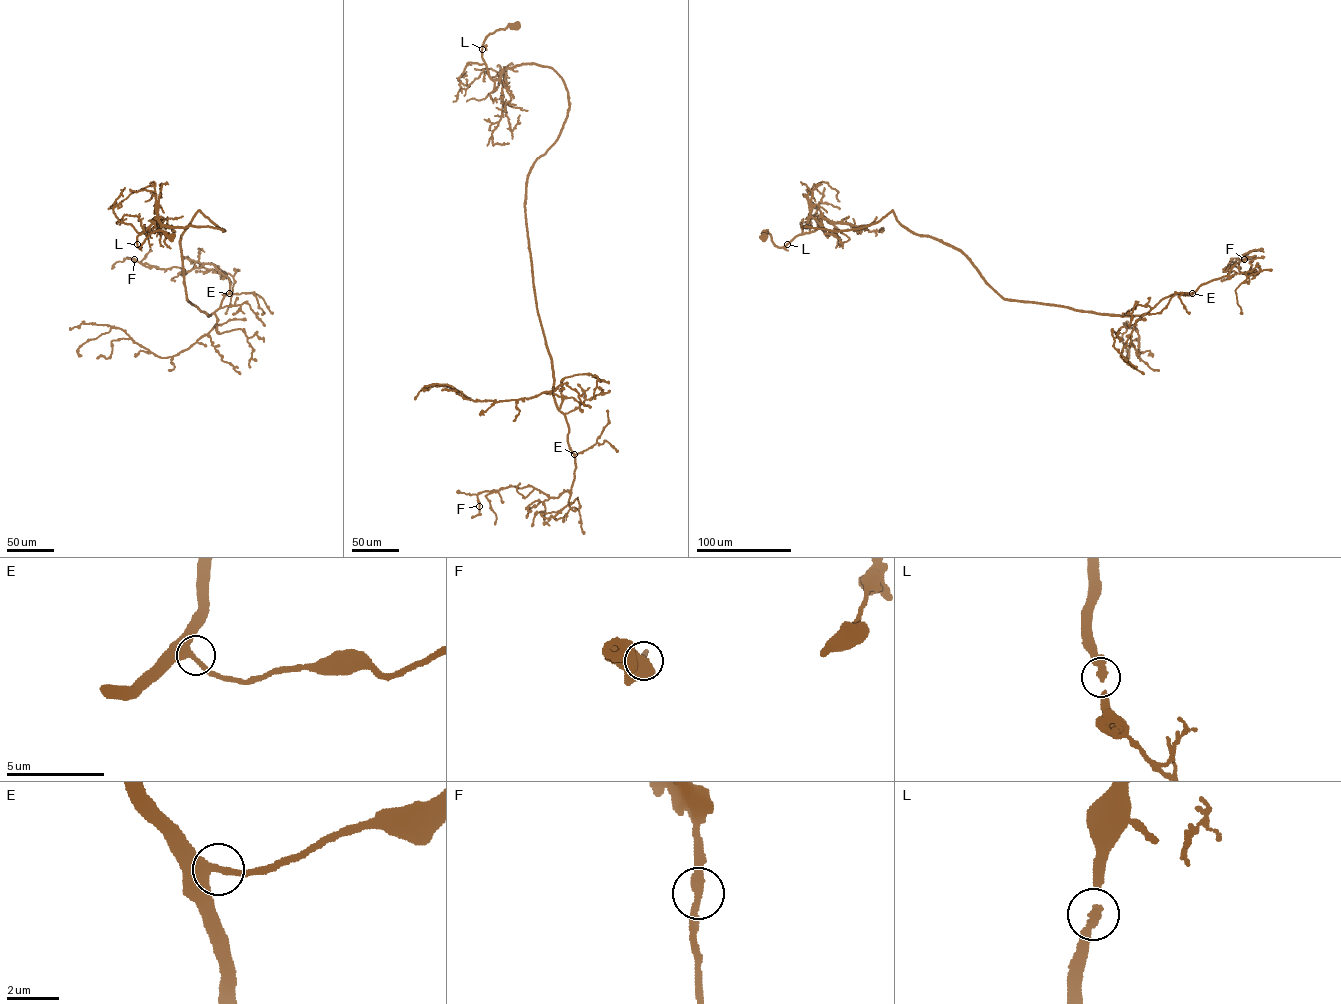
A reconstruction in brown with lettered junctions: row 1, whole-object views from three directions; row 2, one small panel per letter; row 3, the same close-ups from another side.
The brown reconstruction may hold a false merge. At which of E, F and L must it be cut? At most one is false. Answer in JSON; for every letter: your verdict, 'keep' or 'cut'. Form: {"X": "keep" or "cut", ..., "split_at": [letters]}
{"E": "keep", "F": "keep", "L": "keep", "split_at": []}

